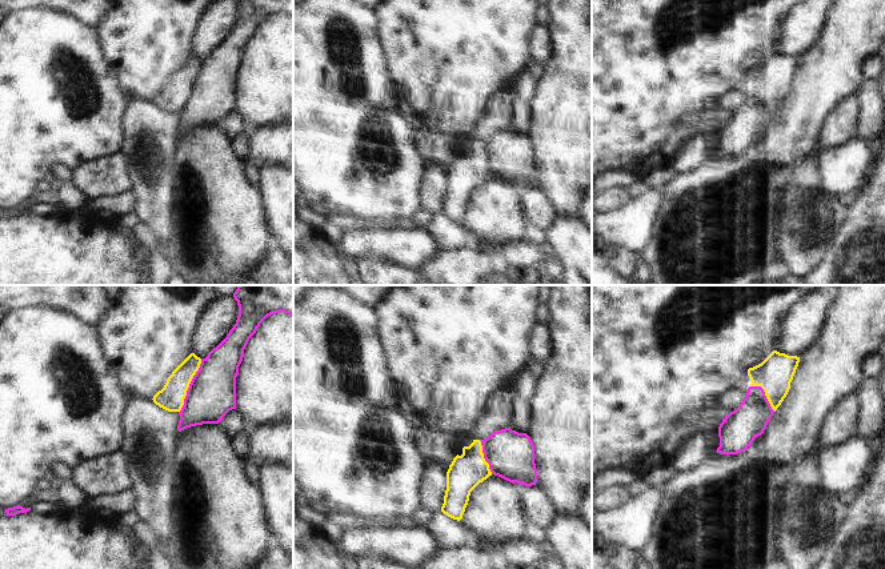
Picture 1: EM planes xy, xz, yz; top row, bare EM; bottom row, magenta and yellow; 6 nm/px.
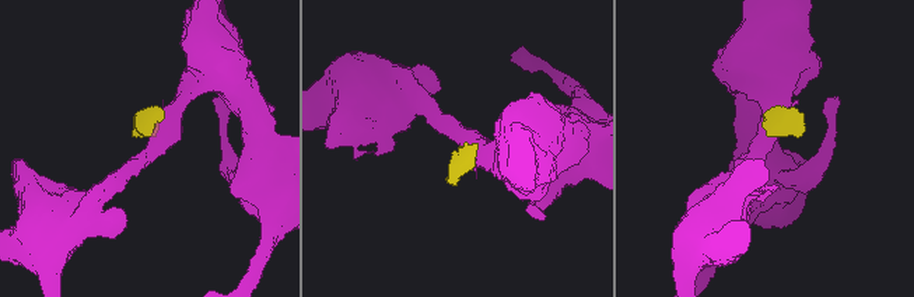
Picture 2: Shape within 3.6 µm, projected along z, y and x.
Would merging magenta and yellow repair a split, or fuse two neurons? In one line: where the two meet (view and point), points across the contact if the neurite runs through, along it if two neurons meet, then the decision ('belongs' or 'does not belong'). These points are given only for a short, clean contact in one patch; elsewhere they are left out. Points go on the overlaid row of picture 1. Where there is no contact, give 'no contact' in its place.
meets magenta in xy at (189, 387); border along xy (201, 360), (179, 412); does not belong

